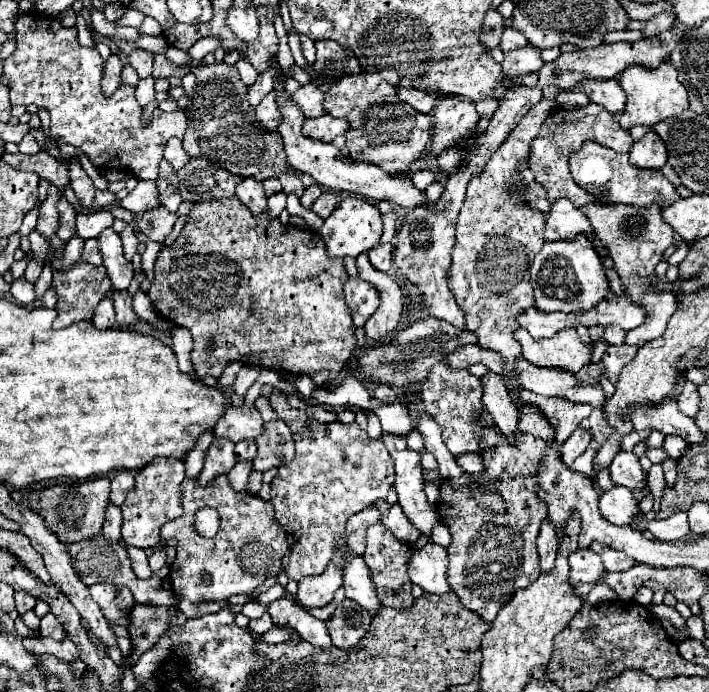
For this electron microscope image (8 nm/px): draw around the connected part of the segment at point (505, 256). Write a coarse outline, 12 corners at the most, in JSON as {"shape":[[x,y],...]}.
{"shape":[[542,98],[468,184],[450,290],[480,346],[522,356],[516,314],[544,214],[512,196]]}

